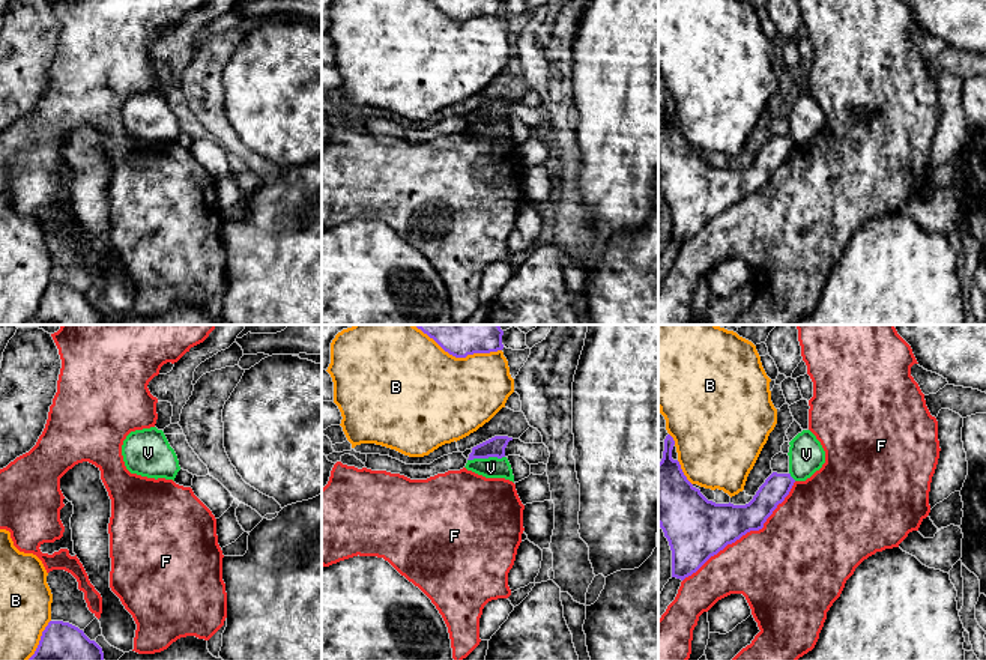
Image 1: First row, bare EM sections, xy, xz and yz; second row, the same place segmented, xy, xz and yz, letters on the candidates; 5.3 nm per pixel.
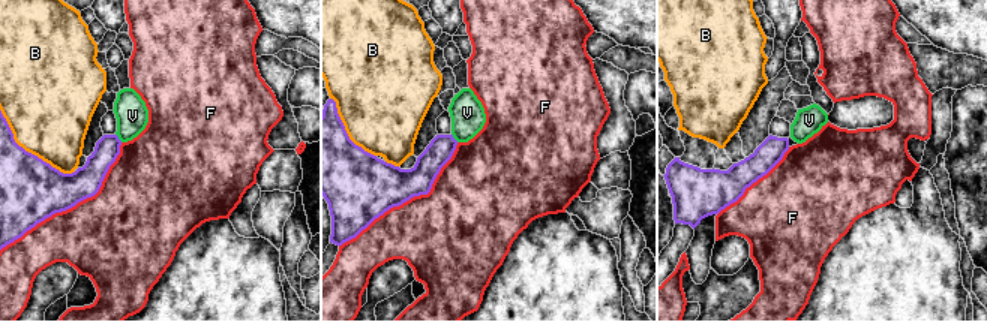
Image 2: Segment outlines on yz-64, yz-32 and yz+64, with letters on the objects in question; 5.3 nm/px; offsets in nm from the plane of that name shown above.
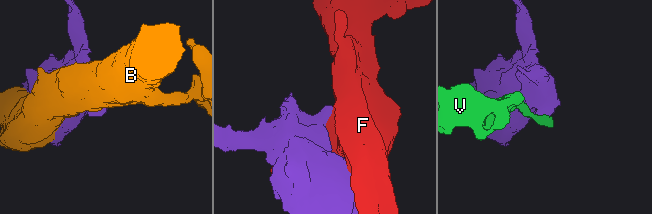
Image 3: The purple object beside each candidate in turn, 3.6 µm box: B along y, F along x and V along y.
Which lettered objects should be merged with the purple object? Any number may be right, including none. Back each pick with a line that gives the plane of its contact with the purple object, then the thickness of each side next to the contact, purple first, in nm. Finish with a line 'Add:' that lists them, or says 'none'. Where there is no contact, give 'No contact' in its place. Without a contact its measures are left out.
Add: none

